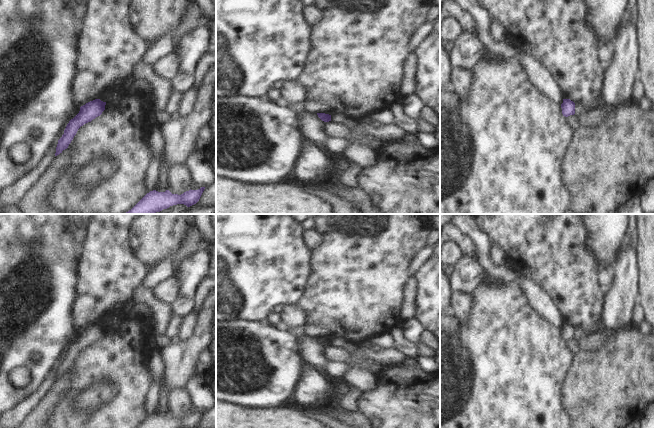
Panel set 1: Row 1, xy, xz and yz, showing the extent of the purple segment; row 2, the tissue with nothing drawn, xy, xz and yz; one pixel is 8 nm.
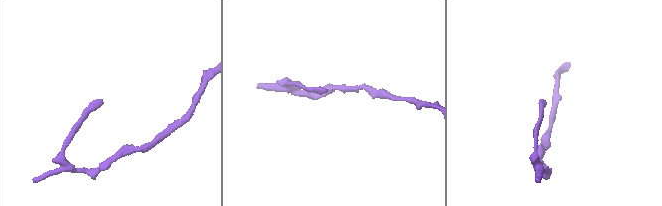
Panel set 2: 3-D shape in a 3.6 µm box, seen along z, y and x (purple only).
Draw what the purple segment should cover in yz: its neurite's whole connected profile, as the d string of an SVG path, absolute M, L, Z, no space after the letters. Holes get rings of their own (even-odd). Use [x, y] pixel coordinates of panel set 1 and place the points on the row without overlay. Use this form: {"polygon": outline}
{"polygon": "M563 323L561 332L562 332L562 338L565 341L575 338L575 327L570 323Z"}

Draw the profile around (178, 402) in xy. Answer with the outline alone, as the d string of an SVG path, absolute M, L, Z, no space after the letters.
M183 388L171 391L166 397L165 406L172 418L181 419L190 414L194 405L190 392L187 388Z

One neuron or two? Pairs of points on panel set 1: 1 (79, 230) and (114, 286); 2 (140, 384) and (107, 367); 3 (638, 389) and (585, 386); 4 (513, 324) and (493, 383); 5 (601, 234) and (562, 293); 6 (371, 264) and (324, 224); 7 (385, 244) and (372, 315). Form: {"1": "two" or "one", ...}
{"1": "two", "2": "one", "3": "one", "4": "one", "5": "two", "6": "one", "7": "one"}

